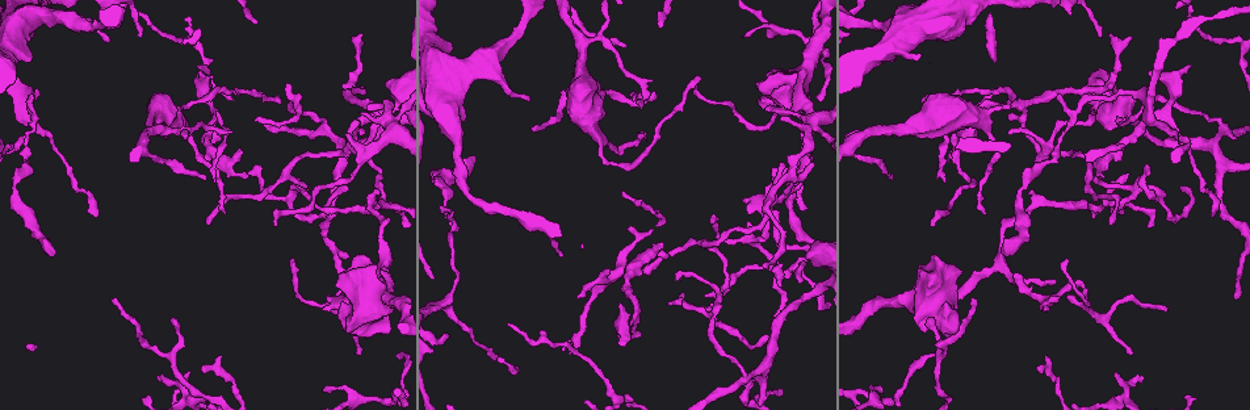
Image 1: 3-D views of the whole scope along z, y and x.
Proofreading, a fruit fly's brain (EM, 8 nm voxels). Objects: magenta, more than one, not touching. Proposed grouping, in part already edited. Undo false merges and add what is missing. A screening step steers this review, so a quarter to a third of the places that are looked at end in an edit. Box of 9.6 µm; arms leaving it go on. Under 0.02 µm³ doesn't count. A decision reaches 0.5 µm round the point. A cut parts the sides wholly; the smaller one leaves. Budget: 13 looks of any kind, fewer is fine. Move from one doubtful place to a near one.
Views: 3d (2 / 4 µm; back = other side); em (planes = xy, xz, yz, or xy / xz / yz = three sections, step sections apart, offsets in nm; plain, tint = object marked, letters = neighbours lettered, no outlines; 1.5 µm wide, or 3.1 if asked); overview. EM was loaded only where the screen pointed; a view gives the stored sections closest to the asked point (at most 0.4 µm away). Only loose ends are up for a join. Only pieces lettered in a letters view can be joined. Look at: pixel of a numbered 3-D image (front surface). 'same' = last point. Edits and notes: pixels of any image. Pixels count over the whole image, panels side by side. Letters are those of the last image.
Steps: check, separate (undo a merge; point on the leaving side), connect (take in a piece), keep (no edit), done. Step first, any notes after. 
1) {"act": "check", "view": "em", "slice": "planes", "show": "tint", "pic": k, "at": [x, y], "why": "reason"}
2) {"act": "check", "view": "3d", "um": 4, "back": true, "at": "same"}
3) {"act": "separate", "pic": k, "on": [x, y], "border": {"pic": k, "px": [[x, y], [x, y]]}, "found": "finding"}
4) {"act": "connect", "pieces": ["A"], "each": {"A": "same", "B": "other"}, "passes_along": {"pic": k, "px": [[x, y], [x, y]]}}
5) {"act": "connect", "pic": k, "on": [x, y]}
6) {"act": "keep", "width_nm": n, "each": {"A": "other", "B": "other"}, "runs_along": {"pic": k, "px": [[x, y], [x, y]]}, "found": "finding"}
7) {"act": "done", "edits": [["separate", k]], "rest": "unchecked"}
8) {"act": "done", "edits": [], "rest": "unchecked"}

{"act": "check", "view": "em", "slice": "planes", "show": "letters", "pic": 1, "at": [698, 77], "why": "free end"}

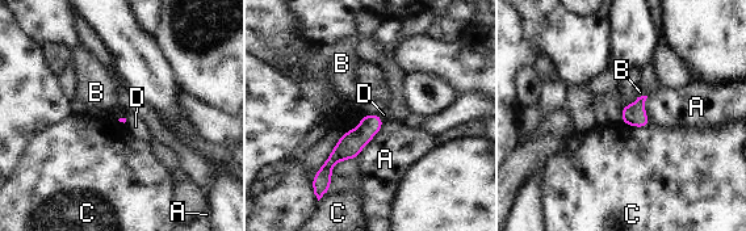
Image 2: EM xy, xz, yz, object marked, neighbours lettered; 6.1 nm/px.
{"act": "keep", "each": {"A": "other", "B": "other", "C": "other", "D": "other"}, "runs_along": {"pic": 2, "px": [[374, 117], [327, 166], [321, 176]]}, "found": "no lettered piece goes on from it"}

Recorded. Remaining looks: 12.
{"act": "check", "view": "em", "slice": "planes", "show": "letters", "pic": 1, "at": [697, 88], "why": "long arm stops here"}

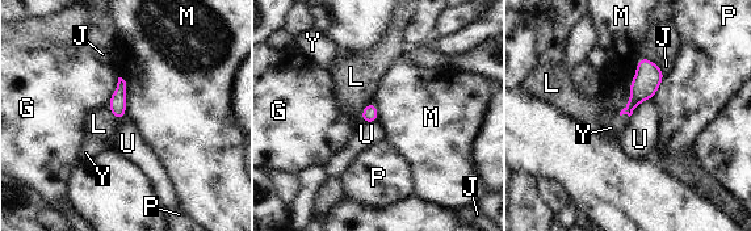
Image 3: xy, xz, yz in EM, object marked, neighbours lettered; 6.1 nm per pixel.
{"act": "connect", "pieces": ["Y"], "width_nm": 80, "each": {"G": "other", "J": "other", "L": "other", "M": "other", "P": "other", "U": "other", "Y": "same"}, "passes_along": {"pic": 3, "px": [[647, 79], [625, 113], [620, 124]]}, "found": "it goes on there"}

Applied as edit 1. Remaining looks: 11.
{"act": "check", "view": "em", "slice": "planes", "show": "plain", "pic": 1, "at": [958, 272], "why": "thick end"}

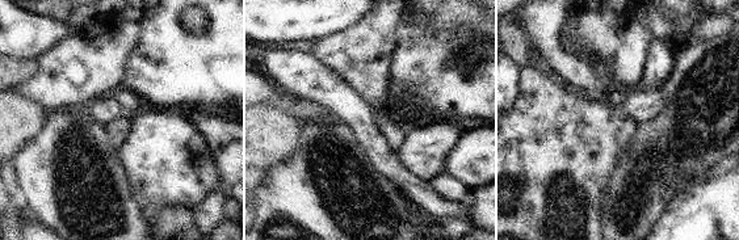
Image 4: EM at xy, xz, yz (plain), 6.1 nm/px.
{"act": "check", "view": "em", "slice": "planes", "show": "letters", "at": "same", "why": "see the neighbours"}

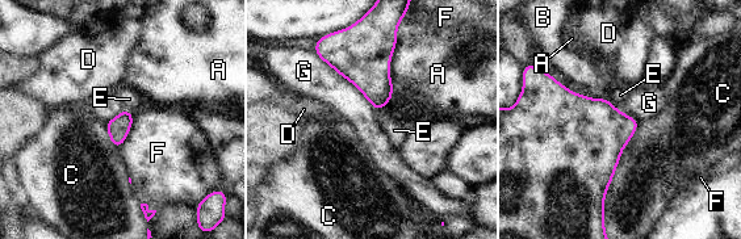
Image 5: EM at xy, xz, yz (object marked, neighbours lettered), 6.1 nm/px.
{"act": "keep", "each": {"A": "other", "B": "other", "C": "other", "D": "other", "E": "other", "F": "other", "G": "other"}, "border": {"pic": 5, "px": [[134, 117], [120, 149]]}, "found": "no lettered piece goes on from it"}

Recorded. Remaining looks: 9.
{"act": "check", "view": "3d", "um": 2, "pic": 1, "at": [324, 390], "why": "free end"}

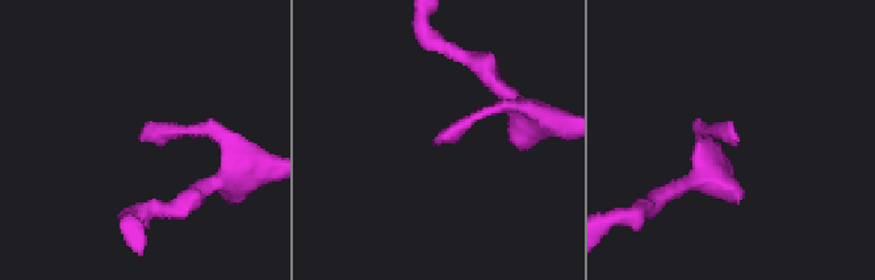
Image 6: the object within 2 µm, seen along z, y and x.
{"act": "check", "view": "em", "slice": "planes", "show": "plain", "pic": 6, "at": [434, 143]}

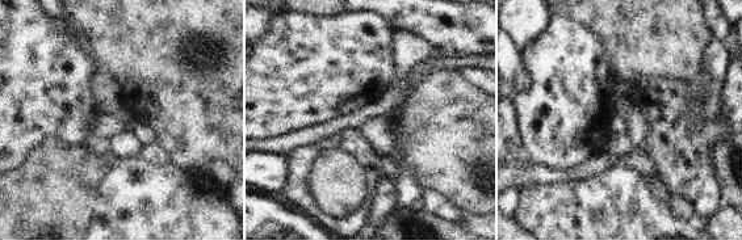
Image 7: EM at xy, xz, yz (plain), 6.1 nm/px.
{"act": "check", "view": "em", "slice": "planes", "show": "letters", "at": "same", "why": "what lies round it"}

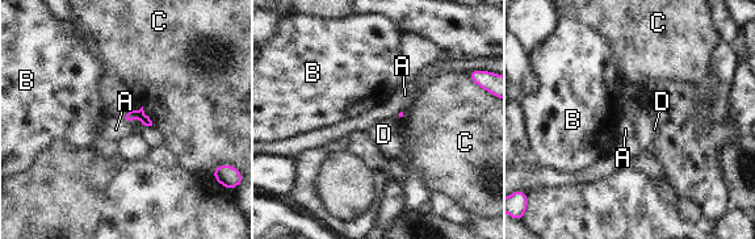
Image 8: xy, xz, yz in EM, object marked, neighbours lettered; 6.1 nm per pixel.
{"act": "keep", "longest_contact_nm": ["C", 140], "each": {"A": "other", "B": "other", "C": "other", "D": "other"}, "border": {"pic": 8, "px": [[125, 117], [130, 121]]}, "found": "no lettered piece goes on from it"}

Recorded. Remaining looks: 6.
{"act": "check", "view": "3d", "um": 4, "pic": 1, "at": [242, 150], "why": "branch stops here"}

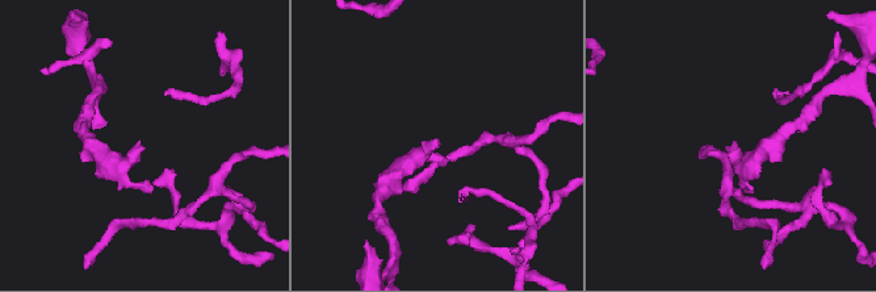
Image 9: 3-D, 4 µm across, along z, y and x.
{"act": "check", "view": "em", "slice": "xz", "step": 4, "show": "tint", "pic": 9, "at": [139, 143]}

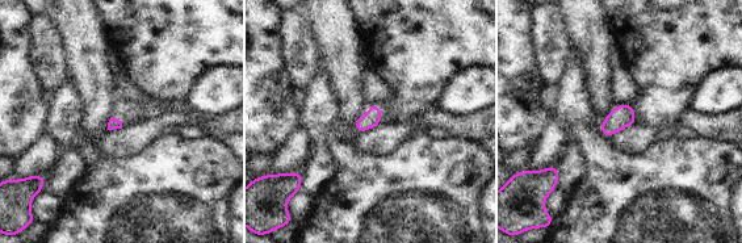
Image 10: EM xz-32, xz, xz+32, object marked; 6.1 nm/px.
{"act": "check", "view": "em", "slice": "planes", "show": "letters", "at": "same"}

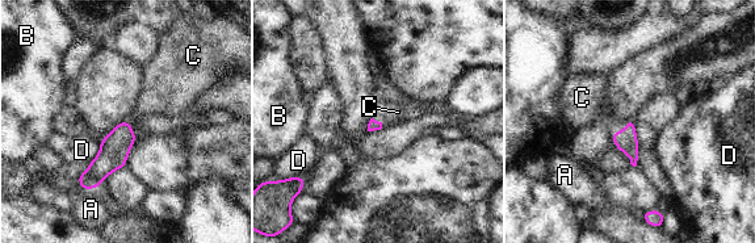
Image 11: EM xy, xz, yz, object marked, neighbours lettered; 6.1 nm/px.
{"act": "connect", "pieces": ["C"], "each": {"A": "other", "B": "other", "C": "same", "D": "other"}, "passes_along": {"pic": 11, "px": [[114, 149], [129, 125], [158, 96]]}, "found": "it goes on there"}

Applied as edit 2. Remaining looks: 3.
{"act": "done", "edits": [["connect", 3], ["connect", 11]], "rest": "unchecked"}

